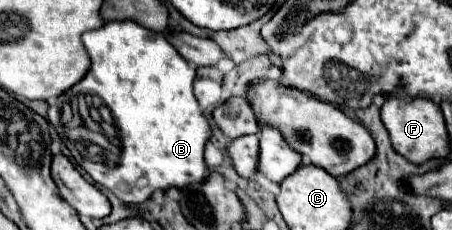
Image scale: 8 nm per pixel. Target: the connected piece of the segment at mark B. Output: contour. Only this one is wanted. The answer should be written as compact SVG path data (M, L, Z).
M116 20L106 22L98 30L90 30L82 34L82 44L90 56L90 70L86 76L64 92L54 106L50 106L48 116L50 122L60 126L60 106L70 103L79 94L96 94L102 102L112 110L112 118L122 136L122 162L120 166L106 166L102 162L88 162L80 158L78 164L94 178L94 182L102 184L110 192L114 192L126 204L140 204L152 196L156 188L184 188L188 184L200 182L206 174L204 170L204 144L210 138L210 126L198 108L198 102L192 92L192 82L196 70L188 66L188 62L176 52L176 48L158 32L140 26L134 20Z

